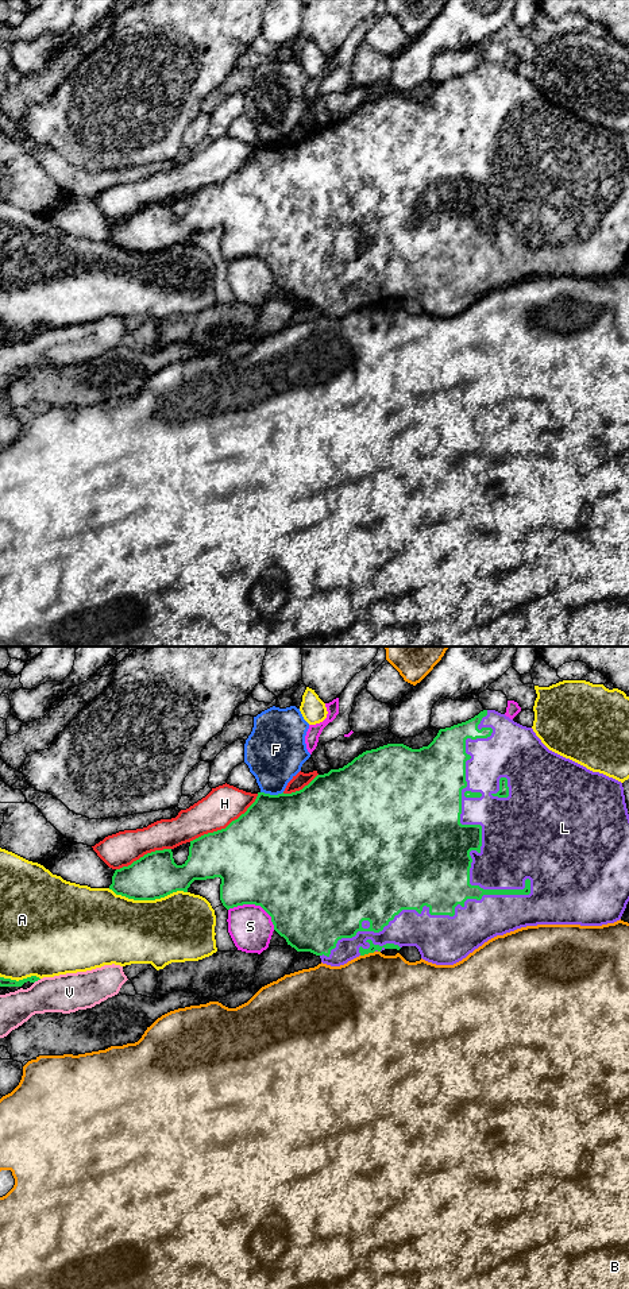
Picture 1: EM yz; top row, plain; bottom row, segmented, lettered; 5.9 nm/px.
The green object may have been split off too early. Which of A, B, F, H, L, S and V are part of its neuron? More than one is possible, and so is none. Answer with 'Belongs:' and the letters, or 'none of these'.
Belongs: L

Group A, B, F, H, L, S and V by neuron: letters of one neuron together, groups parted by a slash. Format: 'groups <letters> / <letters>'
groups A / B / F / H / L / S / V

